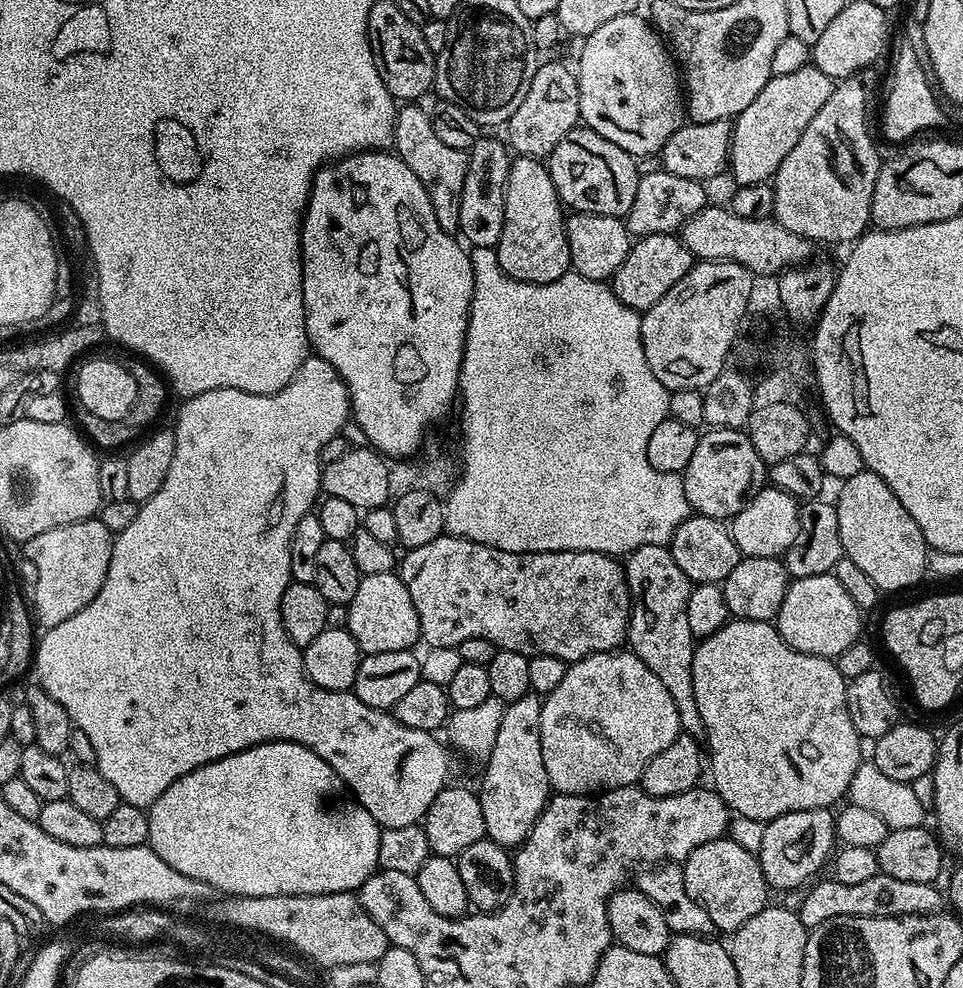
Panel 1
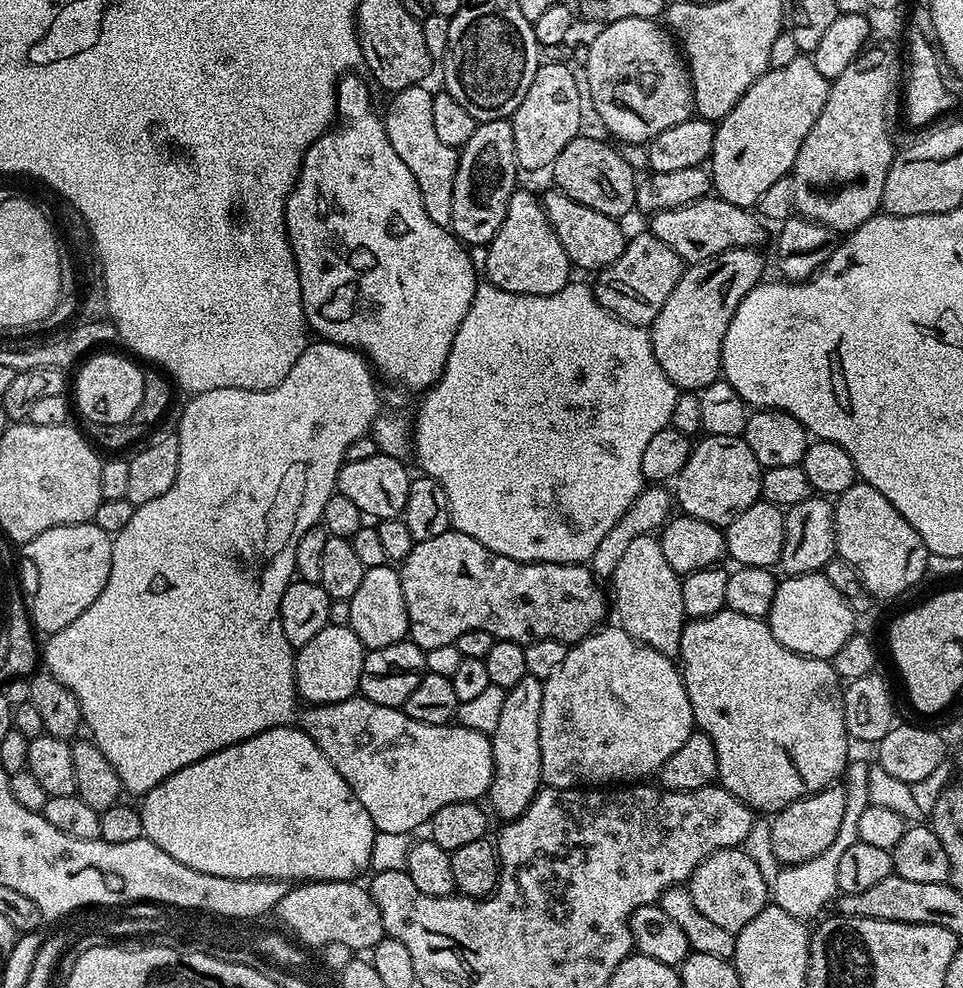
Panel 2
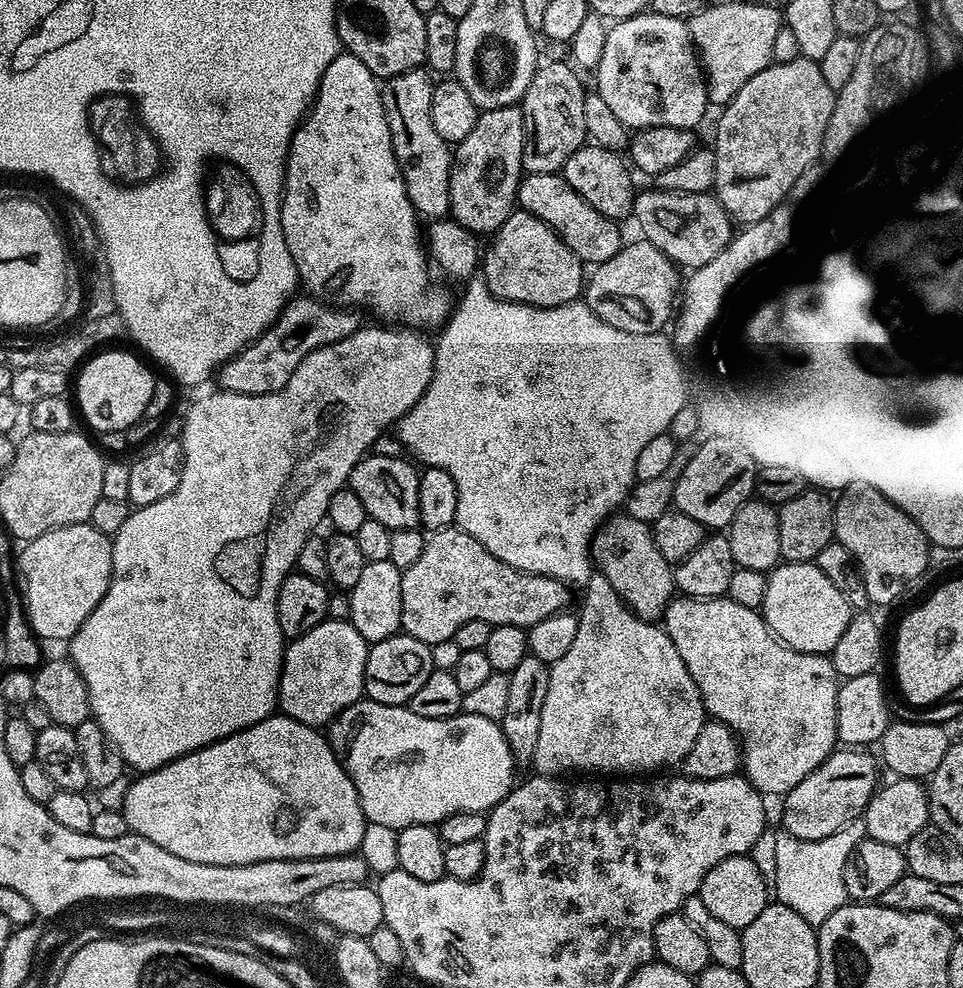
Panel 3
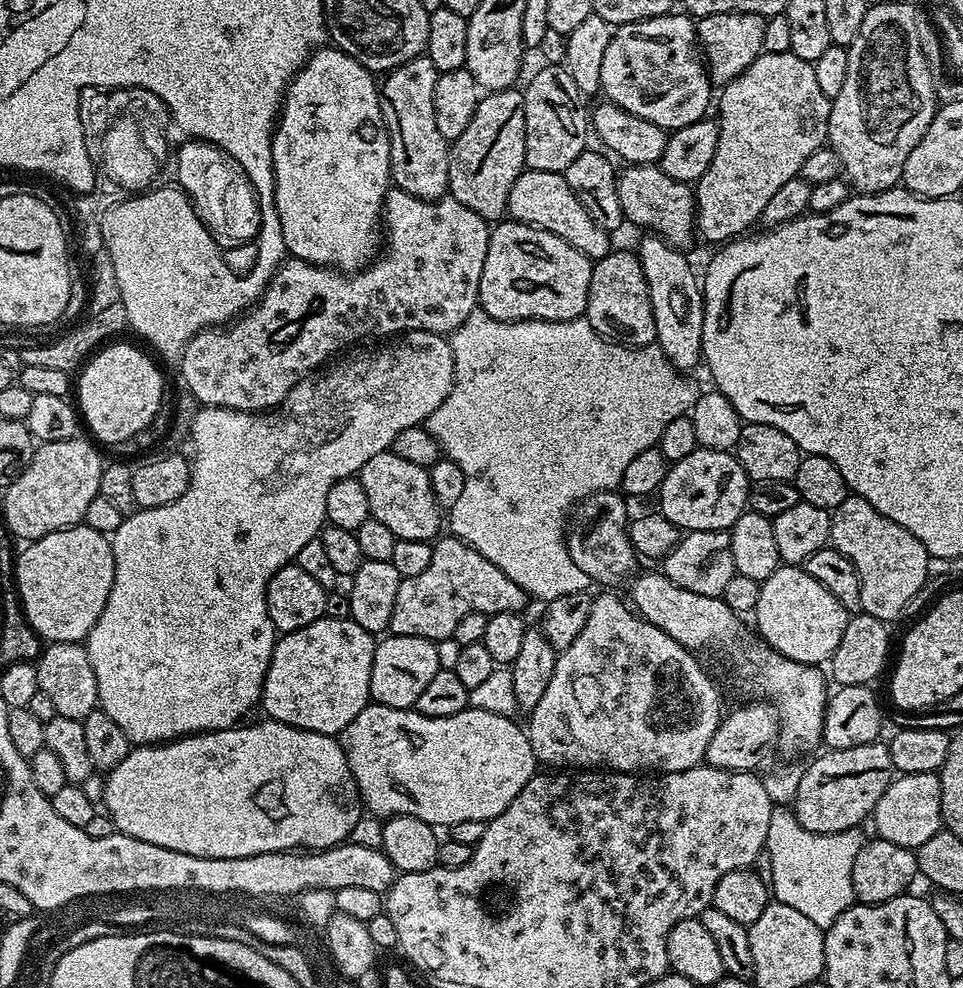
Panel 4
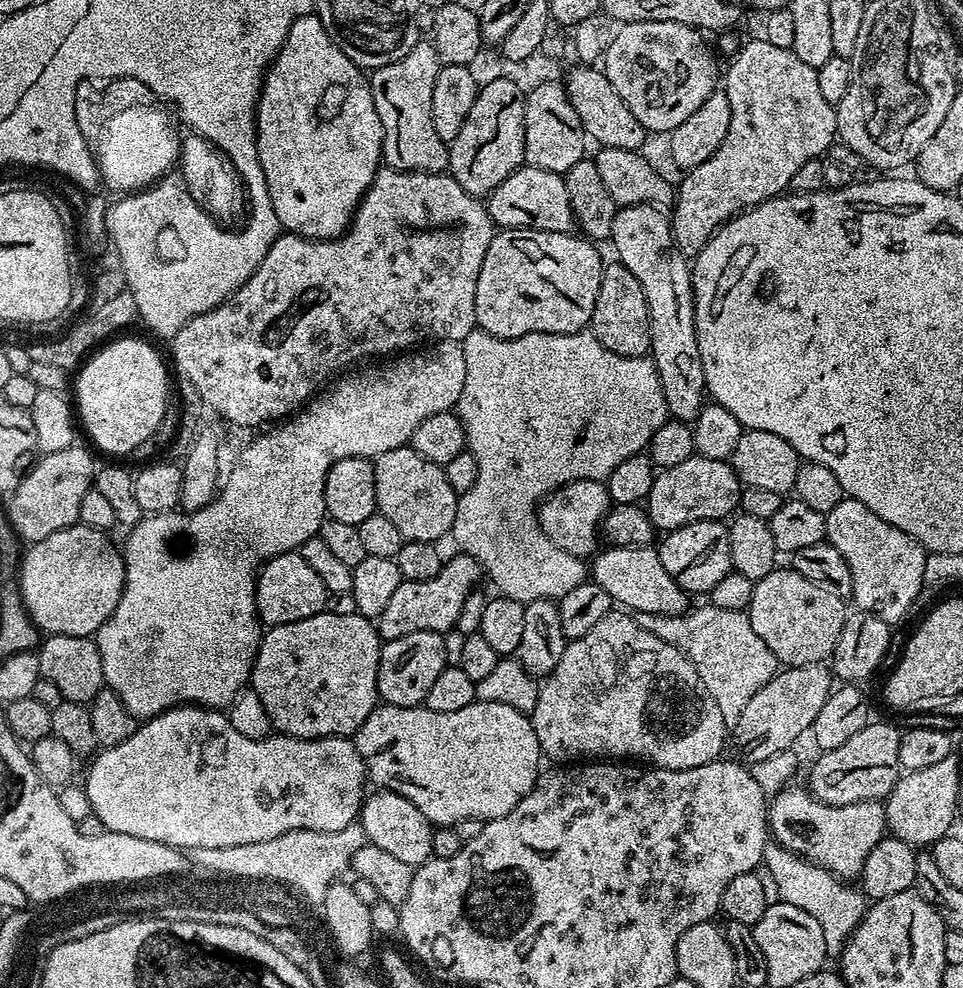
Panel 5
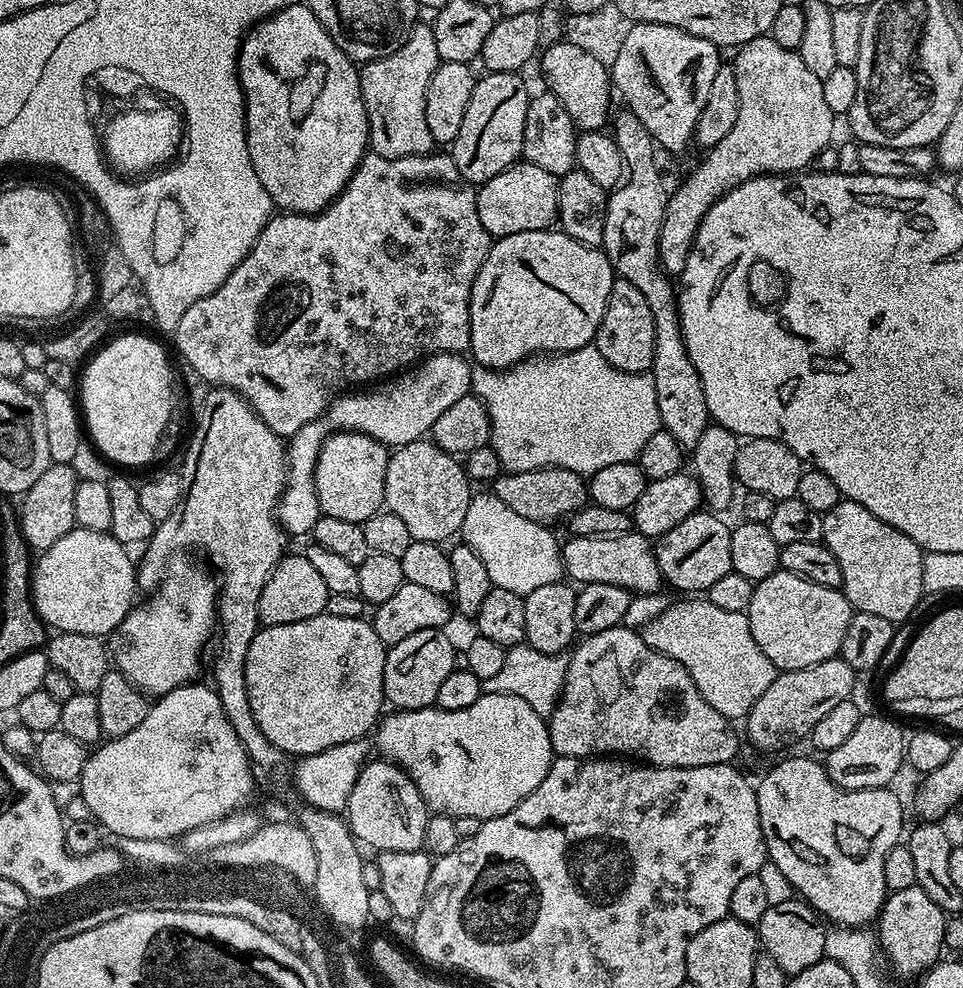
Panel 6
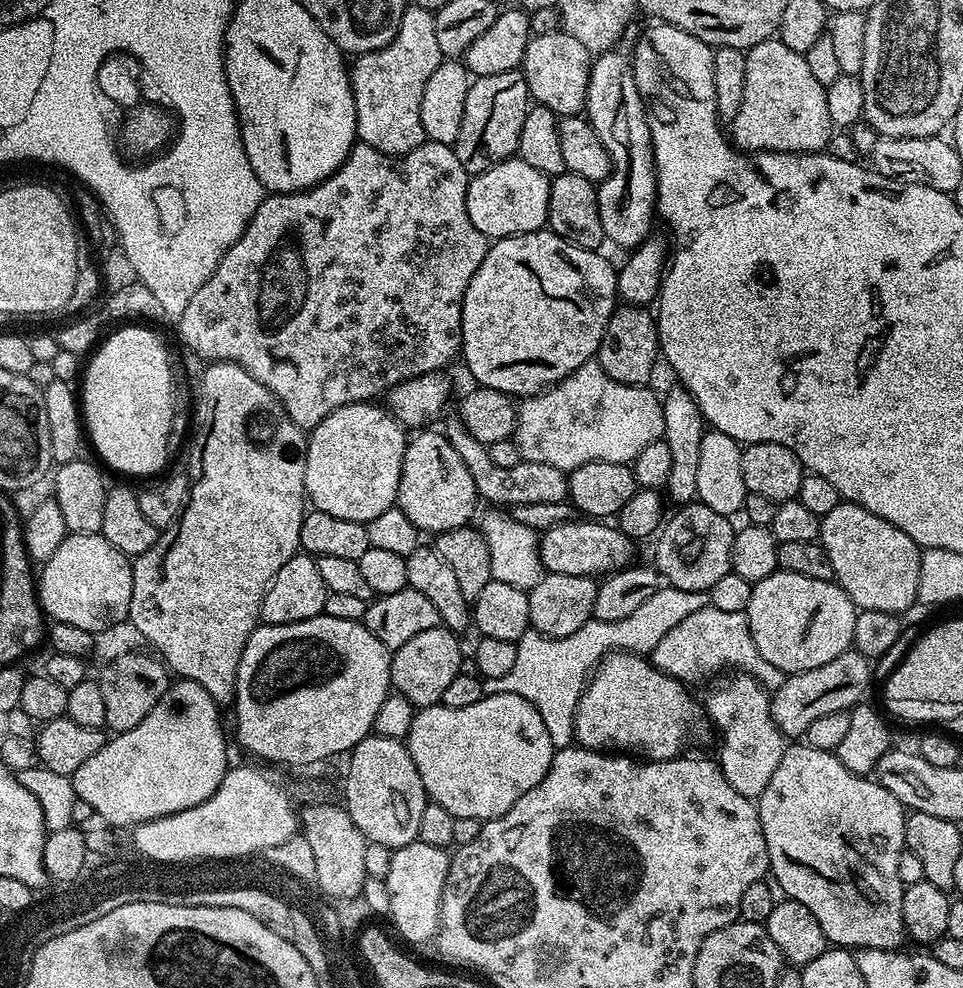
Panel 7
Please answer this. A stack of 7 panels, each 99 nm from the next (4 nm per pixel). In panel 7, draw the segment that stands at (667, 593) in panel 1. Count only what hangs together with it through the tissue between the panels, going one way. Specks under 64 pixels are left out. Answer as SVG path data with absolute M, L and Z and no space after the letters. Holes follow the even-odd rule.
M452 418L452 420L446 421L442 425L442 431L445 438L450 442L450 446L454 446L454 450L458 450L458 458L462 458L462 462L466 462L466 470L470 470L470 478L474 478L476 494L481 501L489 500L492 503L489 505L492 506L511 506L513 504L529 504L530 502L558 502L567 497L568 478L565 469L527 462L521 462L518 466L510 466L510 470L505 470L503 466L496 468L494 462L490 459L488 445L473 438L459 418Z

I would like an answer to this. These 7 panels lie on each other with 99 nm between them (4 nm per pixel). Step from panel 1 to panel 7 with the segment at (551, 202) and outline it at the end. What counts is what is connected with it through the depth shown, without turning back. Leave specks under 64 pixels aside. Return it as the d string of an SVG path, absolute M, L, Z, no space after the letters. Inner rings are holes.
M551 230L527 232L521 236L505 236L504 239L495 241L489 247L486 258L482 258L482 266L478 266L474 278L470 278L470 286L466 286L466 298L462 302L462 334L460 335L462 361L464 360L469 374L476 379L475 383L479 387L493 388L513 398L527 398L536 395L537 392L543 392L545 388L555 386L559 380L565 380L571 372L578 370L595 357L606 334L606 326L618 307L617 269L614 264L612 268L611 262L606 257L599 256L600 254L599 251L571 244Z

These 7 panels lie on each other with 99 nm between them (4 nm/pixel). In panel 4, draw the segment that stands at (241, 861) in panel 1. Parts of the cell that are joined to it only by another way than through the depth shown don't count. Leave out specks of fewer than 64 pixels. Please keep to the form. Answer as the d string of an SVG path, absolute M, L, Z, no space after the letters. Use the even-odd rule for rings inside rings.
M264 718L261 724L247 724L217 732L193 732L190 736L180 736L176 740L133 747L128 756L118 762L118 766L110 769L107 773L108 781L104 784L104 808L107 816L113 820L115 831L121 836L138 838L142 842L162 846L166 850L194 854L202 858L242 858L267 852L323 850L345 843L362 817L362 801L339 739L295 728L271 718Z

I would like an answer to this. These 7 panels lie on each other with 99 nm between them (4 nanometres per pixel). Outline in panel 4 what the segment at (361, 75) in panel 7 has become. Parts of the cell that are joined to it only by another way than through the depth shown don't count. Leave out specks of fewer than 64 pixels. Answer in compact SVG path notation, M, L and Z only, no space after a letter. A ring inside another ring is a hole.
M426 54L410 58L402 66L392 69L383 77L379 85L380 109L384 115L384 125L388 127L390 138L391 183L423 200L438 200L448 192L448 175L450 174L450 142L442 138L438 126L434 123L434 82L438 73L434 62Z

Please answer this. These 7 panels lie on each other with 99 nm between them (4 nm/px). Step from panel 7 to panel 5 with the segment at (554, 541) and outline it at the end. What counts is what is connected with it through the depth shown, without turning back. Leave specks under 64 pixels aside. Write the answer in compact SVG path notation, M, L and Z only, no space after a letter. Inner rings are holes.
M655 547L618 548L597 551L590 560L590 576L621 609L635 614L645 612L656 615L682 615L689 607L689 593L685 592L666 574L666 566L662 566L662 558Z

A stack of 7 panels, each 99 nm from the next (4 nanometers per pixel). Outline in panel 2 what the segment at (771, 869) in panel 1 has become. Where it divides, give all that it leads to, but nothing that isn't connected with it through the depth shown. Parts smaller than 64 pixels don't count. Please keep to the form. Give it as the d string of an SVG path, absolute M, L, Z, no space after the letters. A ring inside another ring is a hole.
M840 786L824 788L812 796L804 796L786 806L781 812L771 817L770 823L774 834L774 854L781 866L801 864L826 850L842 826L849 797L844 796Z

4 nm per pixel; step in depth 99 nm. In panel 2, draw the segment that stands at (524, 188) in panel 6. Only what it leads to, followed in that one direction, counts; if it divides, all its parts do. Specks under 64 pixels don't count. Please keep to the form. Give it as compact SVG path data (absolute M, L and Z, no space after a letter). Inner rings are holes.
M559 190L543 193L542 203L546 210L546 218L558 234L558 242L562 242L562 250L566 250L569 265L585 268L589 274L595 274L602 268L608 268L622 254L626 243L626 235L620 229L621 221L614 216L598 214L598 210L590 210L590 206L582 206L582 202L574 202L566 193Z

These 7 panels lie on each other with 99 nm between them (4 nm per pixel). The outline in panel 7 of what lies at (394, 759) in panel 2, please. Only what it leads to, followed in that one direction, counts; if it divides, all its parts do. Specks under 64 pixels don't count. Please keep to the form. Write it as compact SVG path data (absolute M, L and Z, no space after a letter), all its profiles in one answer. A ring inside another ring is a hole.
M505 692L484 695L474 702L474 706L462 706L462 710L443 706L419 709L412 720L406 743L410 758L414 758L414 766L418 766L429 801L446 806L456 818L474 818L481 822L504 816L526 790L538 786L552 764L554 751L542 714L538 714L526 698Z

